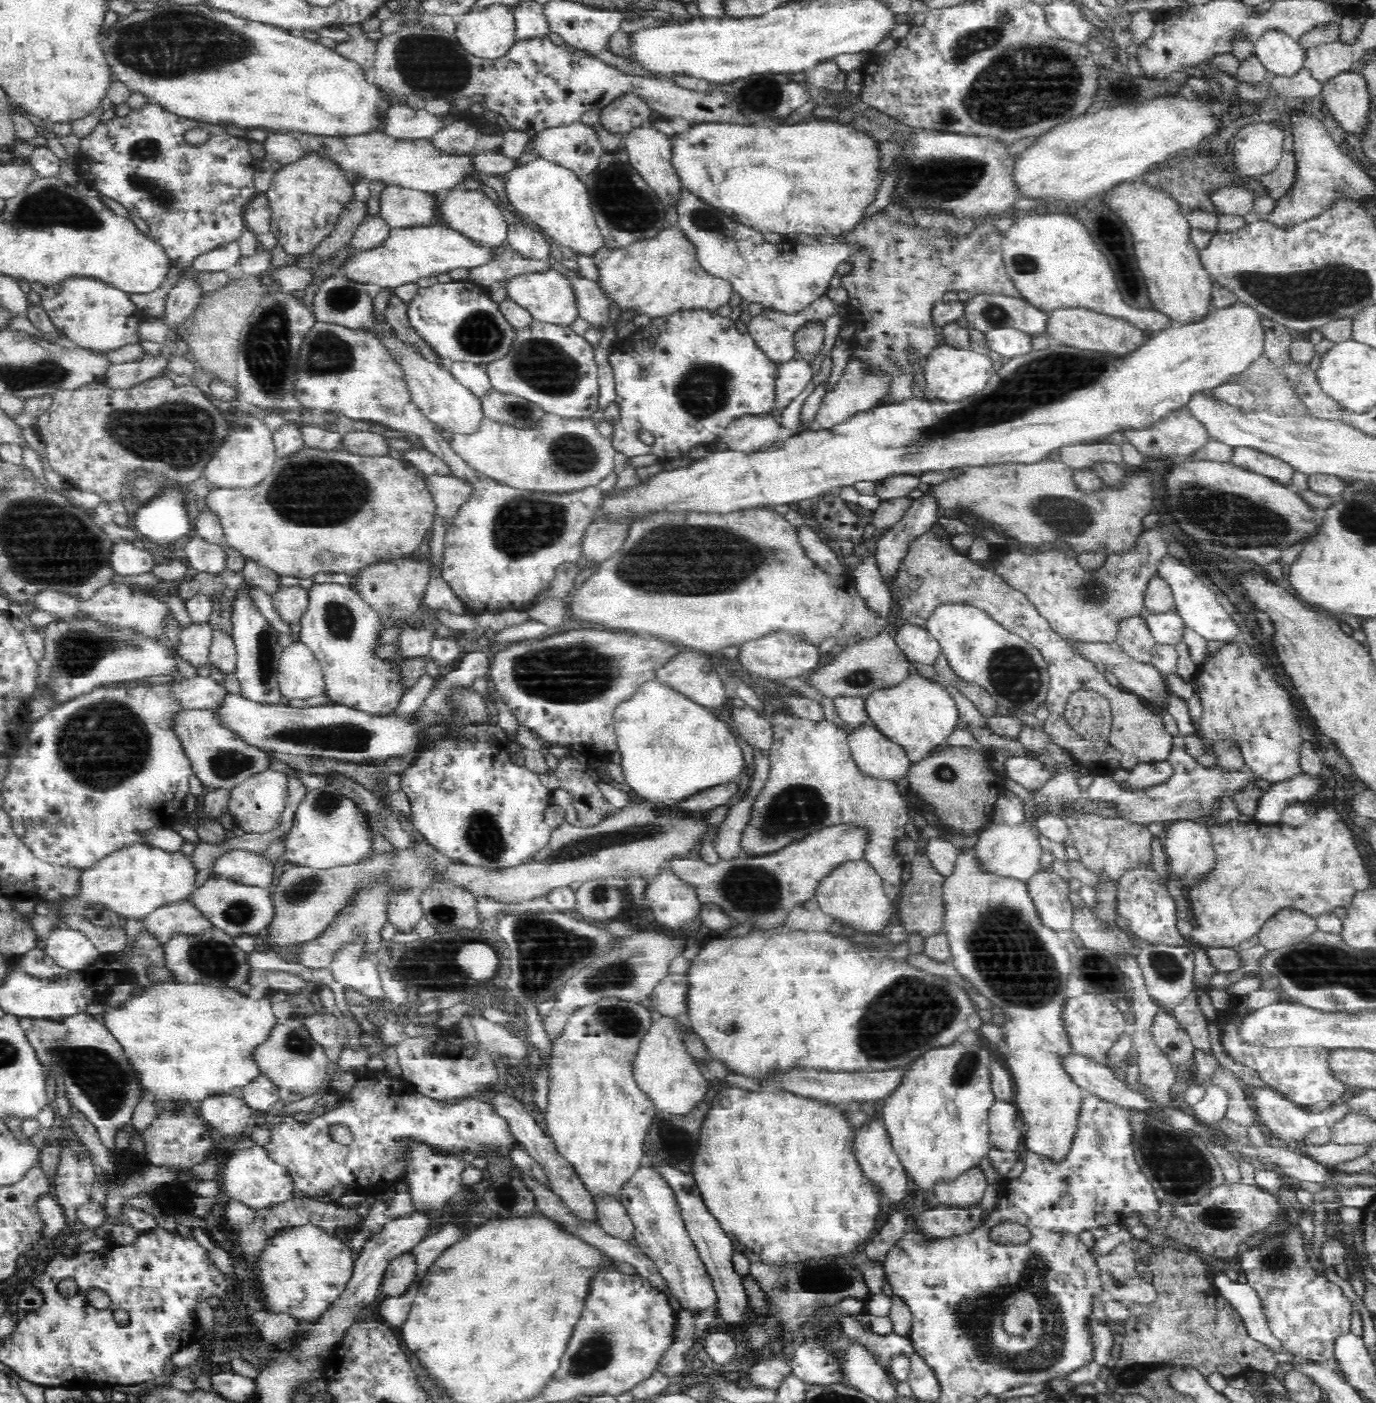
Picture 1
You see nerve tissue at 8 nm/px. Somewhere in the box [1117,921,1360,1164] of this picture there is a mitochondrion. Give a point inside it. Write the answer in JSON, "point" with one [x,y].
{"point":[1166,966]}

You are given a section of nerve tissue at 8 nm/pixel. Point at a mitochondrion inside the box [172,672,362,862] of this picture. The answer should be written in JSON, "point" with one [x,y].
{"point":[226,763]}

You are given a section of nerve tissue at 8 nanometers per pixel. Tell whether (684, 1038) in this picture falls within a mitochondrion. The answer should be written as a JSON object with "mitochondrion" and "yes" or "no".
{"mitochondrion":"no"}

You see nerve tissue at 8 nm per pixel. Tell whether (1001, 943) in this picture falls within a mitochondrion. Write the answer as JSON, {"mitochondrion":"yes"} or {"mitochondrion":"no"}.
{"mitochondrion":"yes"}

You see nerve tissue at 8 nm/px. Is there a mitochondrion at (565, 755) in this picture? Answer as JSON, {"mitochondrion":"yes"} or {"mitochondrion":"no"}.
{"mitochondrion":"no"}

